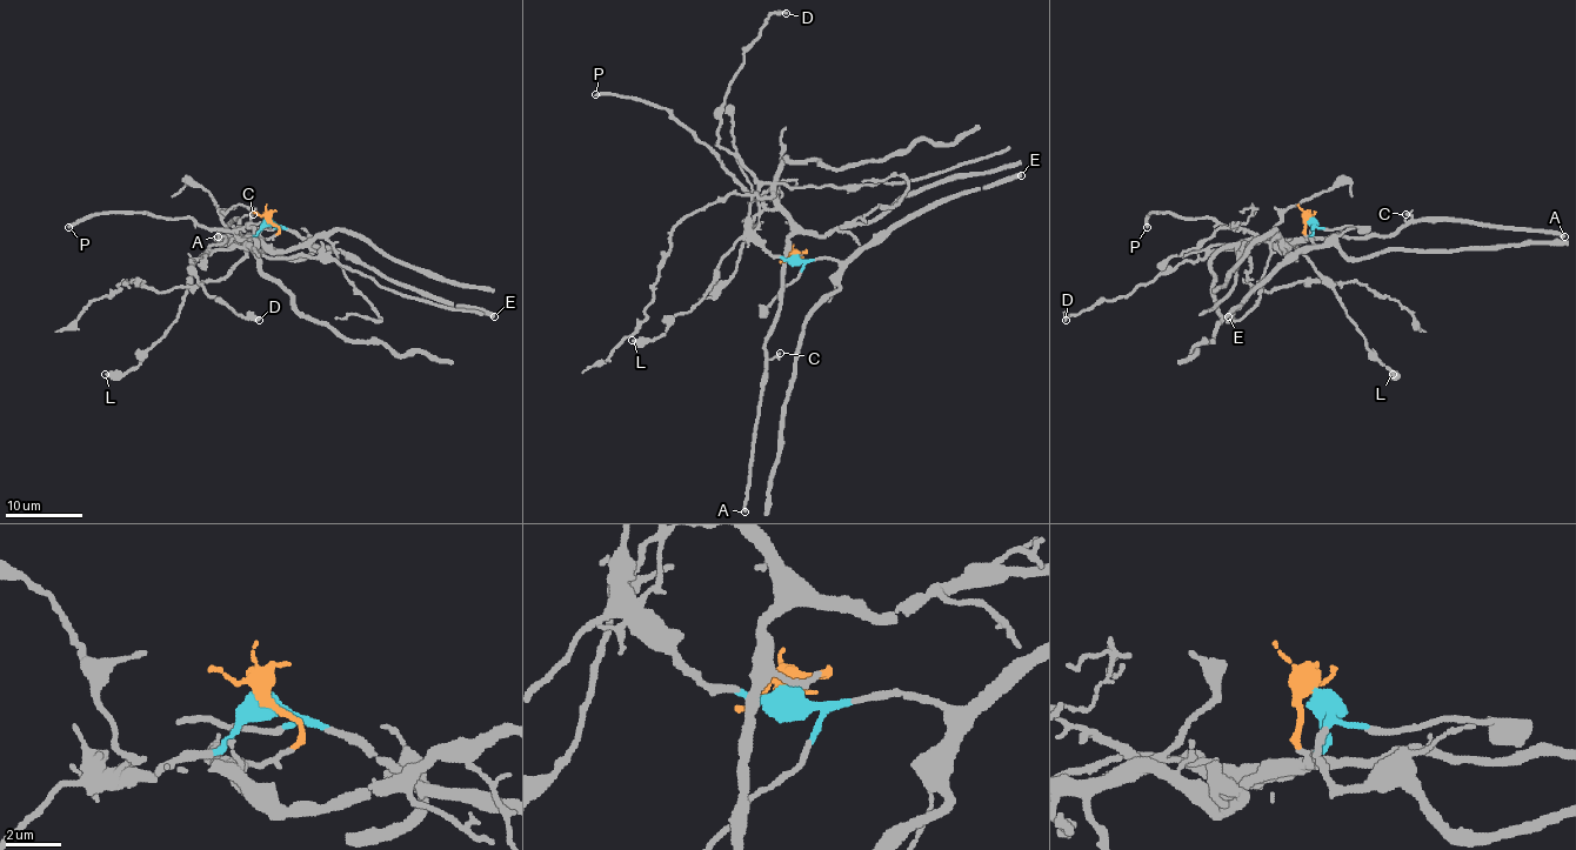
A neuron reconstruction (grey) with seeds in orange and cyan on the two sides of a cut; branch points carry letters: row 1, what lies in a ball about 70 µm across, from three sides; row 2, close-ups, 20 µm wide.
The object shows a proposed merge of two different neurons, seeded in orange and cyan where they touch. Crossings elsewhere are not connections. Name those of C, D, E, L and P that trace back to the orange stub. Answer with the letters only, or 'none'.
C, D, P

